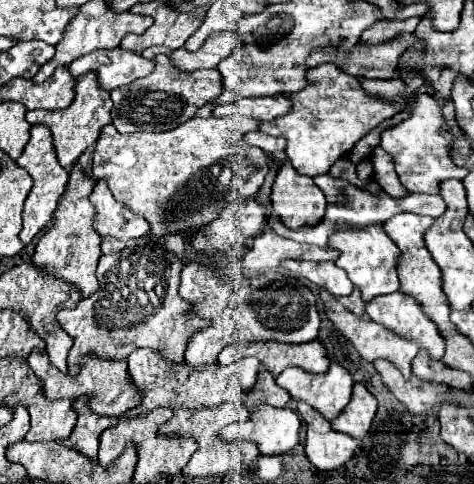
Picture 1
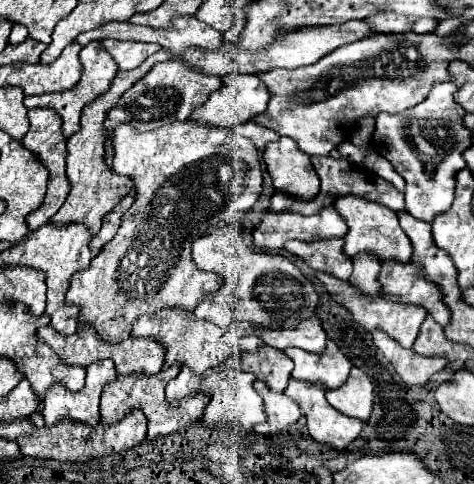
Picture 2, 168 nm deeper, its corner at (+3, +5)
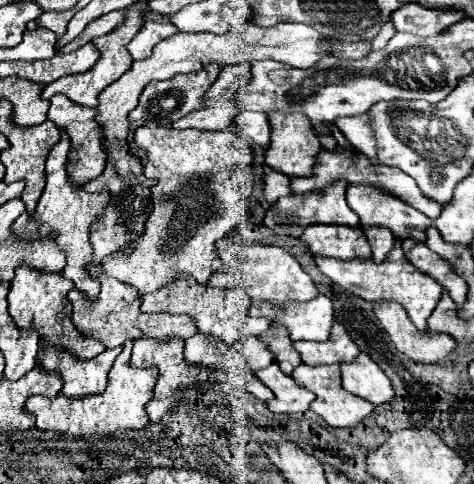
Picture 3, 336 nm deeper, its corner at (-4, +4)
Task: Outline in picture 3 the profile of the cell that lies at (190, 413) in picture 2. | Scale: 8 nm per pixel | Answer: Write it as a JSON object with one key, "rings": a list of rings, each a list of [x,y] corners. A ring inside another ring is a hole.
{"rings":[[[136,339],[134,349],[132,349],[132,357],[130,357],[130,365],[140,367],[140,369],[154,367],[154,365],[158,367],[158,379],[154,385],[154,397],[152,397],[152,407],[150,407],[150,421],[152,423],[162,421],[162,417],[172,409],[176,391],[184,391],[188,385],[202,383],[202,381],[210,381],[210,383],[224,381],[222,371],[200,371],[200,367],[188,365],[184,359],[184,341],[180,341],[180,339],[170,339],[168,343],[156,343],[152,339]]]}

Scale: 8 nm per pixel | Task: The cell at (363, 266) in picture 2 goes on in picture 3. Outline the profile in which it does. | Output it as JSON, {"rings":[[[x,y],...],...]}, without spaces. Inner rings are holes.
{"rings":[[[370,227],[364,233],[366,233],[366,239],[368,239],[370,247],[372,247],[372,259],[376,263],[386,261],[384,257],[388,257],[388,251],[392,251],[394,245],[396,245],[394,235],[390,231],[386,231],[386,227]]]}

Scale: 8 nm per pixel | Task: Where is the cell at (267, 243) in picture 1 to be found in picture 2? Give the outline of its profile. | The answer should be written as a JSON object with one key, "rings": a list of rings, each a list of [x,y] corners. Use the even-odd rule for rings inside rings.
{"rings":[[[333,204],[319,210],[315,216],[303,216],[303,214],[273,214],[267,212],[265,218],[253,228],[253,240],[259,248],[277,250],[283,248],[287,240],[321,240],[321,238],[339,238],[347,234],[345,220],[337,210],[333,210]]]}

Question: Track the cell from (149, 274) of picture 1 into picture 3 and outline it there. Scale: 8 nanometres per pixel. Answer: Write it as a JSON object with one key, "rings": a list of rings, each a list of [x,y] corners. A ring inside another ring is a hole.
{"rings":[[[144,125],[136,129],[134,143],[146,151],[144,175],[158,181],[150,189],[152,213],[140,239],[132,247],[104,259],[100,269],[104,275],[134,287],[140,299],[170,285],[180,275],[192,275],[200,285],[206,285],[216,271],[226,269],[214,251],[214,243],[246,219],[256,187],[252,149],[232,129],[180,131]]]}

